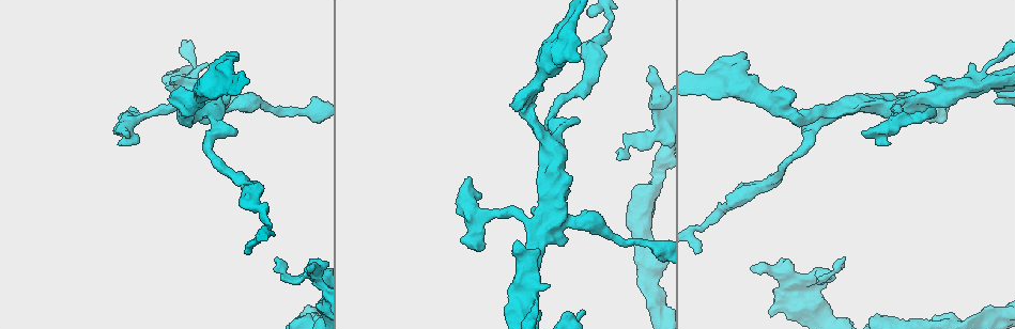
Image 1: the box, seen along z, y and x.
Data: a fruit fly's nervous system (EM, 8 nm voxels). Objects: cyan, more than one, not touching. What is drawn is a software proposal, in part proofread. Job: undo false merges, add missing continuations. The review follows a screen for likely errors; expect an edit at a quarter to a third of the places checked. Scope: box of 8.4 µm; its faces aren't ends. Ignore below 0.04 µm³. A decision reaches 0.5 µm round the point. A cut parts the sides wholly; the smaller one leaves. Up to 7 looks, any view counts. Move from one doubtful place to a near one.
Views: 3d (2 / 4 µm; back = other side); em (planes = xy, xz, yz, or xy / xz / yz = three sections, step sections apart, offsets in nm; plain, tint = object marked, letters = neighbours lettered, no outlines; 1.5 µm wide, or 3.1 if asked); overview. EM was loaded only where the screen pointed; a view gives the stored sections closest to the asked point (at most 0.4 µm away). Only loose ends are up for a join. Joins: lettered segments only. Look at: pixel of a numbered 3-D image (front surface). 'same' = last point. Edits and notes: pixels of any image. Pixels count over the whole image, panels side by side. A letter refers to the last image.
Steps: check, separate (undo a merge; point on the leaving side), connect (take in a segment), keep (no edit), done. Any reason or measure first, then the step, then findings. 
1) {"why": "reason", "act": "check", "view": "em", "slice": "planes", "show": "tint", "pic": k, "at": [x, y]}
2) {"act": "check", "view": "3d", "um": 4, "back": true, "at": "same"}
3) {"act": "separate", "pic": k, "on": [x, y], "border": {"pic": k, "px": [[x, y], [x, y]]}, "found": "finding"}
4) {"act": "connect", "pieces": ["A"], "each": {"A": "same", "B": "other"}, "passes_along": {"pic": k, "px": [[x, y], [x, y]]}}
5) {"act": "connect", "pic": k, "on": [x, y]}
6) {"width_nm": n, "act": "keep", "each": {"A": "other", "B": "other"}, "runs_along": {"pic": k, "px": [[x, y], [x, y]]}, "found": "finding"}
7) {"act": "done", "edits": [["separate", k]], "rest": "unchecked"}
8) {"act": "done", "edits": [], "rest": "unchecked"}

{"why": "end of a long branch", "act": "check", "view": "em", "slice": "xy", "step": 4, "show": "letters", "pic": 1, "at": [588, 10]}

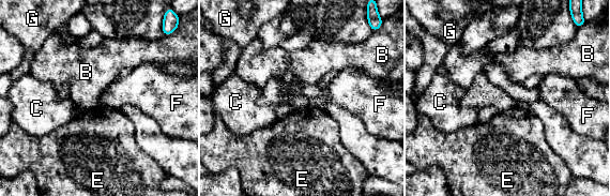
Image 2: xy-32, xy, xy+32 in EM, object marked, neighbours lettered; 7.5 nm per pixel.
{"act": "check", "view": "em", "slice": "planes", "show": "letters", "at": "same"}

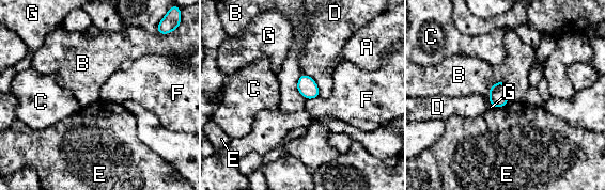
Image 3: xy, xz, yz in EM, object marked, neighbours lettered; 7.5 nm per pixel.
{"act": "keep", "each": {"A": "other", "B": "other", "C": "other", "D": "other", "E": "other", "F": "other", "G": "other"}, "border": {"pic": 3, "px": [[489, 86], [502, 81], [509, 103]]}, "found": "no lettered segment goes on from it"}

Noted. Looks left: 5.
{"why": "branch stops here", "act": "check", "view": "em", "slice": "planes", "show": "plain", "pic": 1, "at": [307, 265]}

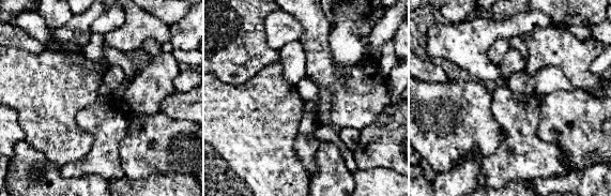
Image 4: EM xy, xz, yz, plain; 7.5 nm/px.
{"act": "check", "view": "em", "slice": "planes", "show": "letters", "at": "same"}

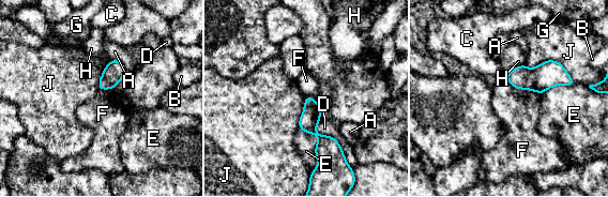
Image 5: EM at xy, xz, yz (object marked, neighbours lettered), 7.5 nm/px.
{"act": "keep", "each": {"A": "other", "B": "other", "C": "other", "D": "other", "E": "other", "F": "other", "G": "other", "H": "other", "J": "other"}, "runs_along": {"pic": 5, "px": [[307, 100], [310, 127], [333, 147]]}, "found": "none of them fits"}

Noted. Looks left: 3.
{"why": "an open end", "act": "check", "view": "3d", "um": 2, "pic": 1, "at": [619, 159]}

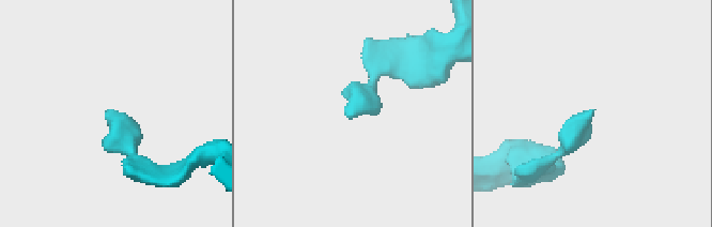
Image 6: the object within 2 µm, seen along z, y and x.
{"act": "check", "view": "em", "slice": "planes", "show": "letters", "pic": 6, "at": [592, 110]}

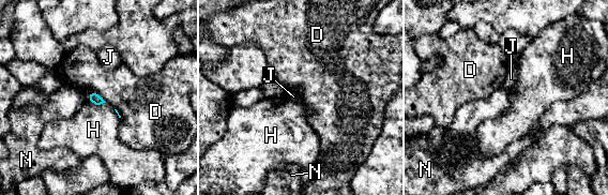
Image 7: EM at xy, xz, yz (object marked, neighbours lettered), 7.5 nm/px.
{"act": "keep", "each": {"D": "other", "H": "other", "J": "other", "N": "other"}, "border": {"pic": 7, "px": [[87, 94], [96, 92], [106, 102]]}, "found": "no lettered segment goes on from it"}

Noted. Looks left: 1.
{"act": "done", "edits": [], "rest": "unchecked"}

